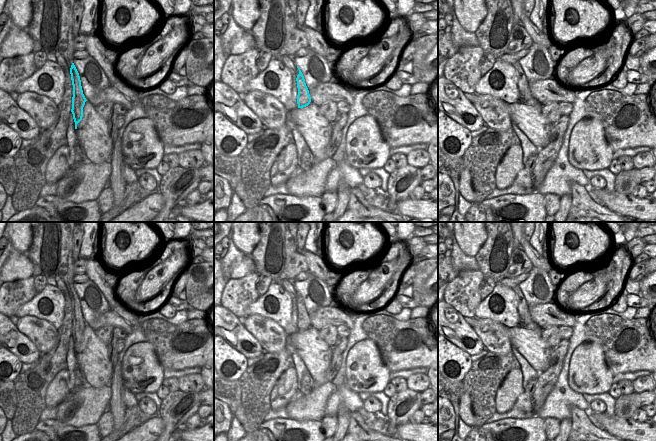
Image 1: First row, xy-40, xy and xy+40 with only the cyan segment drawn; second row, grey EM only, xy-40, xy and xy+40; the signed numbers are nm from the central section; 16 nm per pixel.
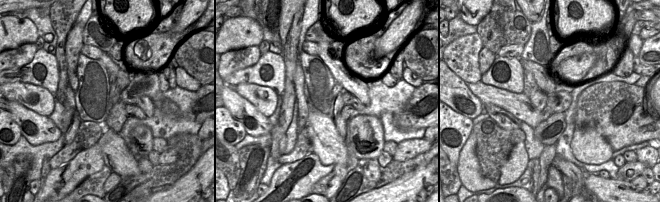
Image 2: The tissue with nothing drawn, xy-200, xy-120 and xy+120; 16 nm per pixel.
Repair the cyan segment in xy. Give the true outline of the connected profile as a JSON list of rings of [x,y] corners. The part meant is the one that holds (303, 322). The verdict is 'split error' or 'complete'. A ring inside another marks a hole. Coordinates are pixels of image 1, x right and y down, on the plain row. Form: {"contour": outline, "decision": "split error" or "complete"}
{"contour": [[[298,290],[297,292],[299,293],[299,298],[297,299],[297,302],[296,302],[297,312],[298,312],[297,328],[298,328],[298,332],[303,332],[310,328],[311,321],[309,318],[309,314],[306,310],[304,300],[300,292]]], "decision": "complete"}

